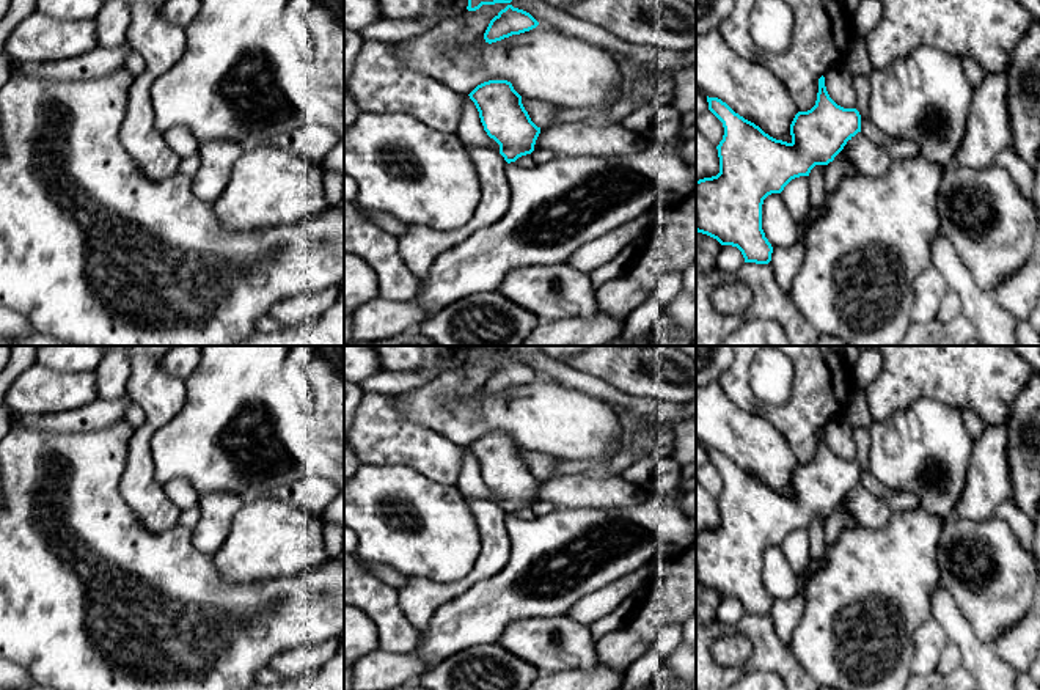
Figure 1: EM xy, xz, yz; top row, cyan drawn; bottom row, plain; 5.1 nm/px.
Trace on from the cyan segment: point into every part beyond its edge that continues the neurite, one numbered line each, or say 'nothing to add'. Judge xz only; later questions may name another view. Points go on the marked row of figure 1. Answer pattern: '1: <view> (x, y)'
1: xz (555, 208)

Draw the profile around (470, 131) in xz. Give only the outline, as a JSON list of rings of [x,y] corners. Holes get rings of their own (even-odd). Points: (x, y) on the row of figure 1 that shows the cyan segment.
[[[470,96],[463,97],[463,108],[457,135],[465,145],[490,146],[500,152],[500,145],[484,130],[479,112]]]

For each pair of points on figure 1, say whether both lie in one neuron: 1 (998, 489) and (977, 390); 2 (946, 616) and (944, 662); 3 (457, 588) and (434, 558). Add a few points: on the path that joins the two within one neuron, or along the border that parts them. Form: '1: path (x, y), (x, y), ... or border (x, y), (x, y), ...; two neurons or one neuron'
1: border (985, 423), (1006, 425); two neurons
2: border (949, 640), (959, 649), (962, 665); two neurons
3: border (478, 555), (457, 580), (415, 577); two neurons

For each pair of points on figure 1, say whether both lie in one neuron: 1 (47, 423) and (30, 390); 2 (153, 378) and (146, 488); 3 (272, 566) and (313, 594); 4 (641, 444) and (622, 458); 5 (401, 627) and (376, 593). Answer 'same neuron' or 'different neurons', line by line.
1: different neurons
2: same neuron
3: different neurons
4: same neuron
5: same neuron

